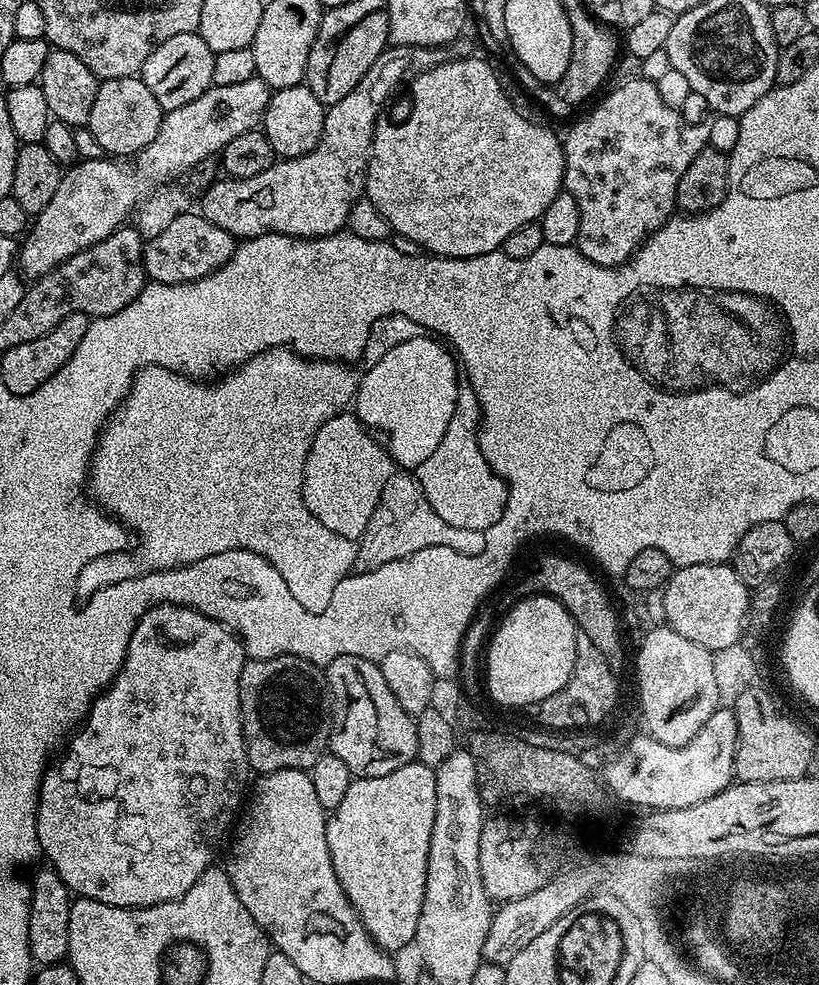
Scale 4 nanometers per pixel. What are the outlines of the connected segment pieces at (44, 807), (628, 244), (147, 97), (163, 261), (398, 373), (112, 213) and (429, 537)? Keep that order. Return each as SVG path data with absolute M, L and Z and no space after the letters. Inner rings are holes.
M157 604L140 619L130 638L130 646L120 673L109 688L105 688L93 700L86 723L67 741L60 765L57 768L49 767L40 784L40 804L36 807L39 851L43 859L45 856L48 859L45 861L60 875L69 893L119 908L149 908L182 898L182 894L186 894L186 890L190 890L190 886L198 882L200 875L213 867L215 860L212 859L216 856L216 847L223 842L224 835L226 840L245 803L244 787L248 784L248 776L250 777L238 698L238 678L242 674L245 659L243 643L229 629L193 608L184 608L180 604Z
M635 79L618 85L613 92L605 91L581 120L573 122L568 137L565 135L562 140L563 191L574 194L574 202L578 202L578 238L574 247L590 262L607 268L628 263L636 255L636 249L677 211L678 182L686 174L686 166L694 162L694 154L709 147L708 139L712 136L708 124L684 128L683 118L664 101L663 94L656 89L659 87L653 81Z
M139 75L123 76L101 83L94 98L94 107L90 109L86 127L109 157L135 157L143 148L150 146L150 142L154 142L154 134L158 134L164 114L164 109L158 106L158 98L150 94Z
M191 210L174 218L161 233L147 237L144 246L144 274L154 284L189 285L194 280L203 280L206 274L229 263L237 246L237 237Z
M410 342L396 348L392 354L384 358L384 362L375 359L368 372L359 379L354 397L354 412L361 424L371 431L384 428L390 436L390 447L396 454L396 465L401 461L404 464L416 464L424 460L432 452L434 444L440 440L442 430L448 422L454 404L454 370L448 356L430 342Z
M112 158L81 159L63 173L54 198L50 198L50 206L38 213L18 248L19 267L21 264L28 268L29 277L46 275L66 258L102 242L125 223L124 218L133 213L145 192L139 174L120 164L123 163Z
M401 470L393 471L385 488L387 492L382 492L373 517L370 518L363 536L358 540L356 572L378 570L378 566L398 562L418 550L447 546L449 543L452 543L452 547L464 549L464 552L480 551L484 541L476 532L456 532L454 526L447 525L437 513L427 509L423 495L420 495L420 488L417 488L416 483L409 479L408 473Z

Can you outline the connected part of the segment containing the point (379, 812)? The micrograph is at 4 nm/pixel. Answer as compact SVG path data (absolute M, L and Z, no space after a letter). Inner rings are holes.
M419 762L403 764L398 770L378 778L353 779L346 790L346 798L338 802L326 820L326 842L334 874L346 898L356 907L365 930L372 935L372 941L389 954L396 954L399 948L411 945L416 939L426 890L431 831L434 829L435 780L435 771Z

